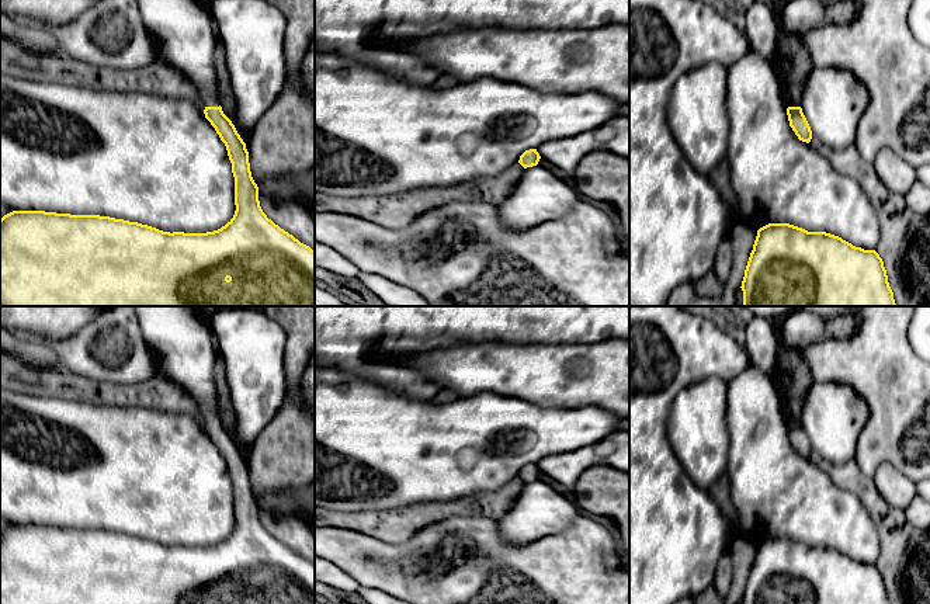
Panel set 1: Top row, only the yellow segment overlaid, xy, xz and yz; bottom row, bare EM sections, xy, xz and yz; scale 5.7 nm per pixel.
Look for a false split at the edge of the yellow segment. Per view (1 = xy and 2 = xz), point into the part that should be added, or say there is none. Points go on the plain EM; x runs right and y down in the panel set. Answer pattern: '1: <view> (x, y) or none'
1: xy (207, 413)
2: none

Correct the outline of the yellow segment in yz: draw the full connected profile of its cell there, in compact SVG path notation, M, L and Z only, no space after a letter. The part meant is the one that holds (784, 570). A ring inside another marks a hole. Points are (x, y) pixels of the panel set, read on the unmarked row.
M768 538L757 545L740 603L891 604L875 565L790 538Z

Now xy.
M212 407L201 409L201 417L205 423L205 433L211 437L226 461L235 492L236 525L233 532L225 541L207 548L170 548L138 537L110 531L70 530L45 525L13 525L0 534L0 604L315 604L315 565L301 558L298 553L267 532L260 521L258 501L251 492L246 458L237 448L232 435L223 428L219 416Z

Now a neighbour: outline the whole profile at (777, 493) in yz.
M749 364L728 382L725 419L729 434L726 476L742 535L750 538L756 545L768 538L790 538L808 546L839 551L864 565L877 565L879 535L870 513L857 496L837 487L811 457L798 454L790 441L775 388L756 365Z

